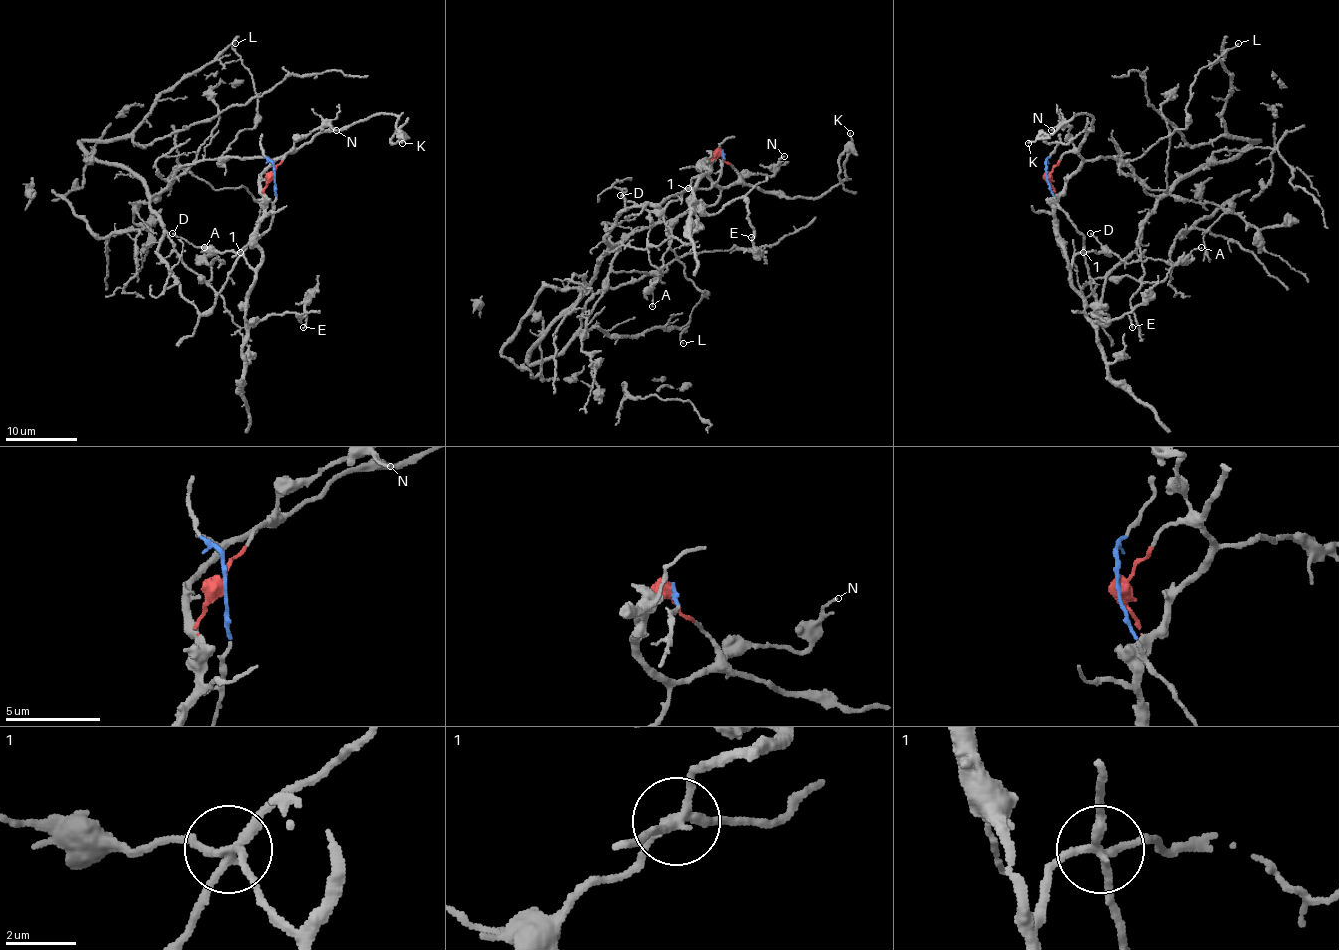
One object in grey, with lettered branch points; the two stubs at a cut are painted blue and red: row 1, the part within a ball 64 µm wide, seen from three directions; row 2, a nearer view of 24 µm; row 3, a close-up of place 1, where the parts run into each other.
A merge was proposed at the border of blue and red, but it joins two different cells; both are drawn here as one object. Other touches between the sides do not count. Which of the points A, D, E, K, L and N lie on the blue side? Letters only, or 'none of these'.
none of these

